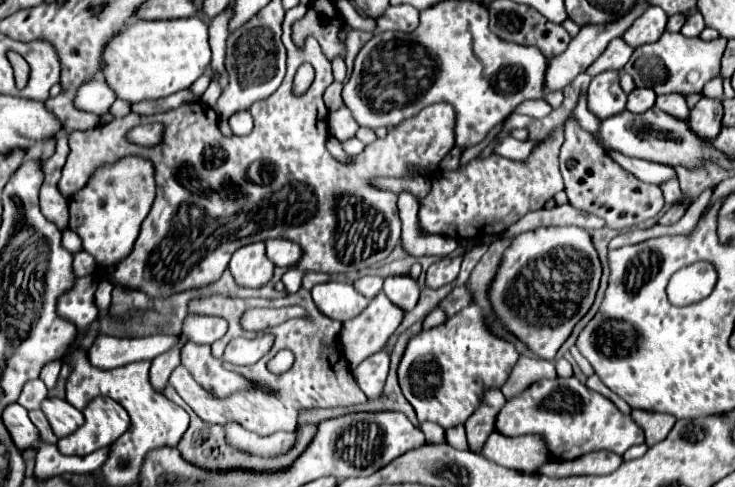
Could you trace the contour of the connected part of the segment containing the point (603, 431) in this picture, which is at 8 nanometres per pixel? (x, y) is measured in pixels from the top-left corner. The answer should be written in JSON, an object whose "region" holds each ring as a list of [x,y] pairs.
{"region":[[[540,379],[520,395],[506,399],[496,417],[496,431],[506,437],[538,435],[544,439],[554,461],[572,461],[592,451],[612,451],[624,455],[632,445],[646,441],[644,431],[630,415],[622,415],[616,405],[600,393],[590,391],[578,379]]]}

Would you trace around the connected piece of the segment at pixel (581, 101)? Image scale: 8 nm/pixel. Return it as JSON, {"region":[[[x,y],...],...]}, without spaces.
{"region":[[[582,93],[578,97],[578,105],[574,109],[578,121],[580,121],[580,127],[584,127],[586,131],[590,131],[592,135],[596,135],[600,131],[600,119],[588,109],[588,101],[586,101],[586,93]]]}

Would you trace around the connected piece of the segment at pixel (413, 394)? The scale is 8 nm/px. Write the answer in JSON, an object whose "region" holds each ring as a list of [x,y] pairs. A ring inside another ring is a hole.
{"region":[[[470,305],[442,325],[422,329],[410,337],[398,365],[398,383],[414,407],[418,421],[432,421],[444,429],[464,423],[480,405],[480,393],[492,385],[504,385],[518,361],[516,347],[492,333],[484,311]]]}

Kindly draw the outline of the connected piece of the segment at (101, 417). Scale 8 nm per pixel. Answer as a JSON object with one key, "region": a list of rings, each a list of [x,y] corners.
{"region":[[[96,397],[84,409],[86,423],[68,437],[58,441],[64,455],[90,455],[92,451],[112,445],[128,429],[128,413],[110,397]]]}

